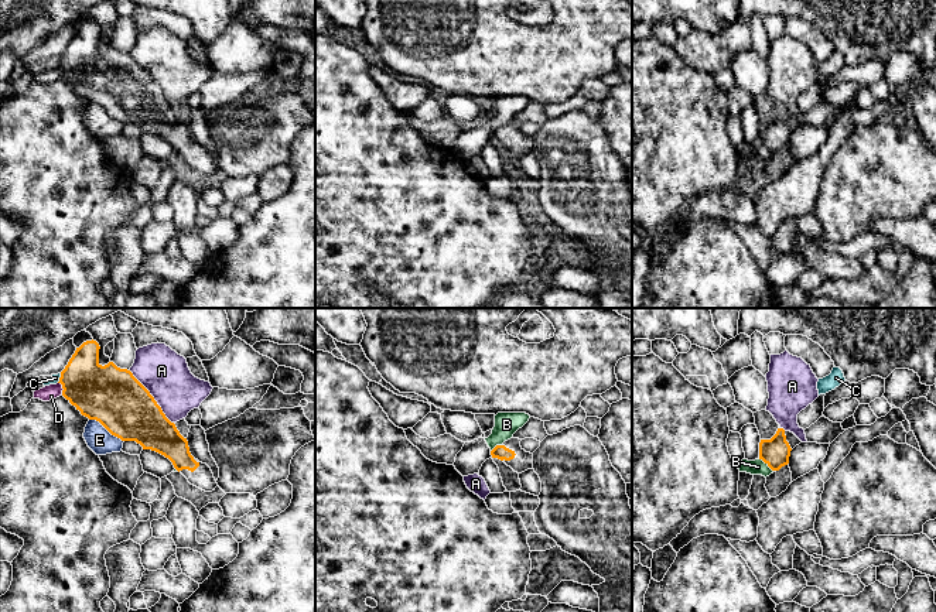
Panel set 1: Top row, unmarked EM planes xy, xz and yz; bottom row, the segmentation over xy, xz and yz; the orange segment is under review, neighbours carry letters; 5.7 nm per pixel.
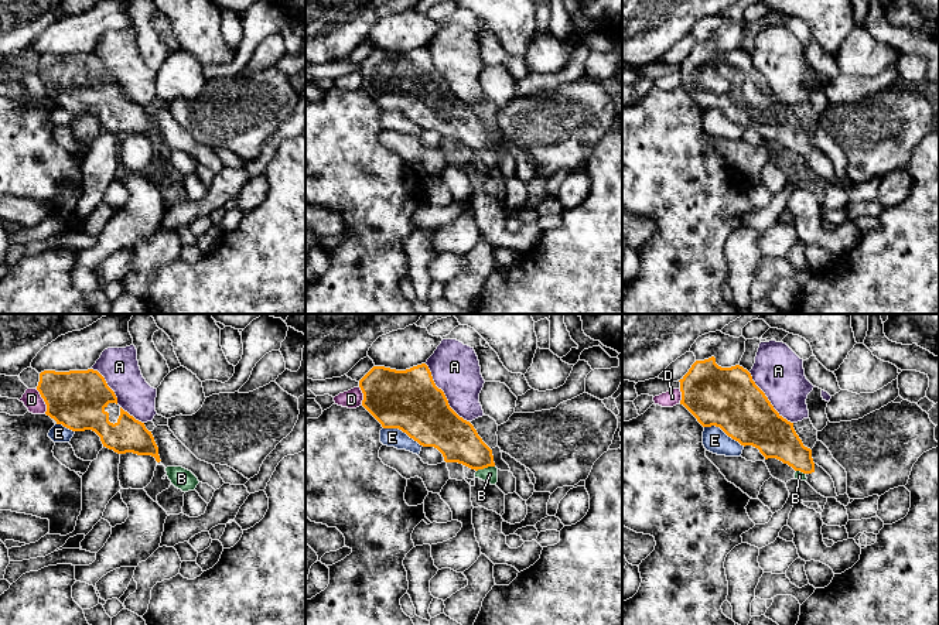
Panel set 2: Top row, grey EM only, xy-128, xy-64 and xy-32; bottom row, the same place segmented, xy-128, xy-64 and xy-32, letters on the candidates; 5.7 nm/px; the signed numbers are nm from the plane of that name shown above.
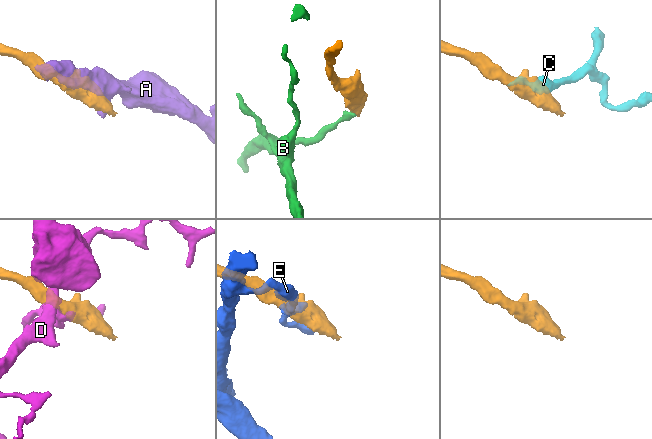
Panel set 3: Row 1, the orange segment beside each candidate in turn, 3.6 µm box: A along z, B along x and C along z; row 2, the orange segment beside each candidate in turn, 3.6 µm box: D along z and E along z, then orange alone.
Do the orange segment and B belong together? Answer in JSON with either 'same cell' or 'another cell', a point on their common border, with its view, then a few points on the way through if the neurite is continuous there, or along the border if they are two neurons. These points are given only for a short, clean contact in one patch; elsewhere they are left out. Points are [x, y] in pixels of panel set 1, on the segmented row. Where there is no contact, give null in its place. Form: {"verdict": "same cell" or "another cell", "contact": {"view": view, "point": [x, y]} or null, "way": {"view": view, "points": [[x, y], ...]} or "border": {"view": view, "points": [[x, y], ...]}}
{"verdict": "another cell", "contact": {"view": "yz", "point": [765, 462]}, "border": {"view": "yz", "points": [[758, 458], [772, 471]]}}

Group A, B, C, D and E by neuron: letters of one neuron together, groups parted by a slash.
A / B / C / D / E

